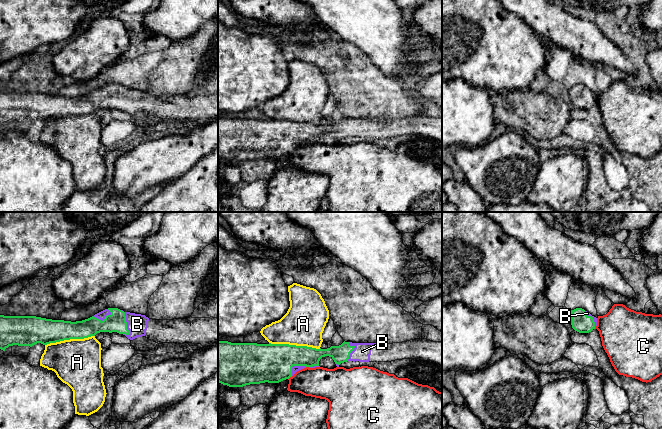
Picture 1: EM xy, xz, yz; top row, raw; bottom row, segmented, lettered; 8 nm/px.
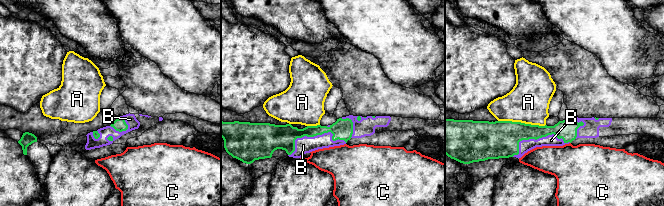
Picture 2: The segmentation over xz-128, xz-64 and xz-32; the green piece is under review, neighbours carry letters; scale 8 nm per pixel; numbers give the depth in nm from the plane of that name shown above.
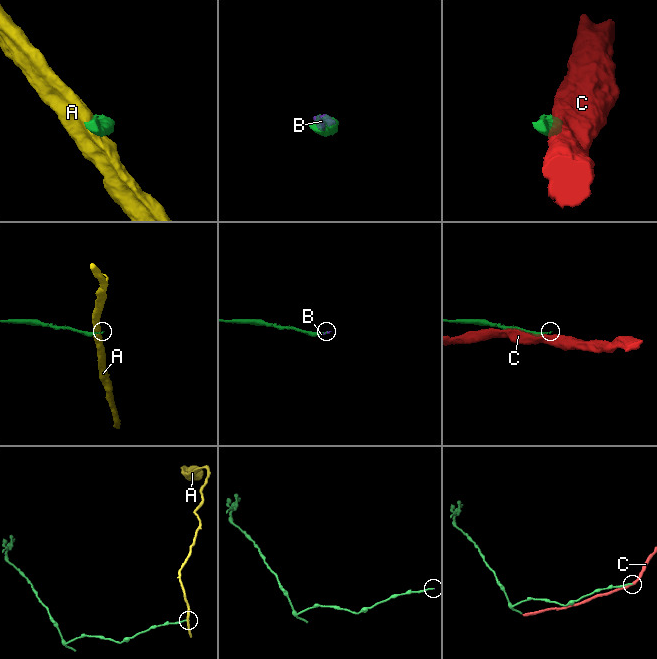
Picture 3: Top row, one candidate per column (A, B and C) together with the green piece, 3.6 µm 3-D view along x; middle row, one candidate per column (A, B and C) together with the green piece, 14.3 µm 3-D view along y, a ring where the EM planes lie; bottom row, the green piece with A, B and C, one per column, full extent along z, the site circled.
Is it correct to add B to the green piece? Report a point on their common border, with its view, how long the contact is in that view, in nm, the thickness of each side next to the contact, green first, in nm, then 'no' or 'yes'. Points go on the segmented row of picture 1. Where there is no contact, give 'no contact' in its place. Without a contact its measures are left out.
xy (126, 324) | 190 nm | 160/170 nm | yes

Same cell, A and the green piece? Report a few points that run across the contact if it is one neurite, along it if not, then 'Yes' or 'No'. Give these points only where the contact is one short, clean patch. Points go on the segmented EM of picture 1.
Line: xz (269, 342), (320, 348). No

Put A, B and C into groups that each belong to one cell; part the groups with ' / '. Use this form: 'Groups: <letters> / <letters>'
Groups: A / B / C

